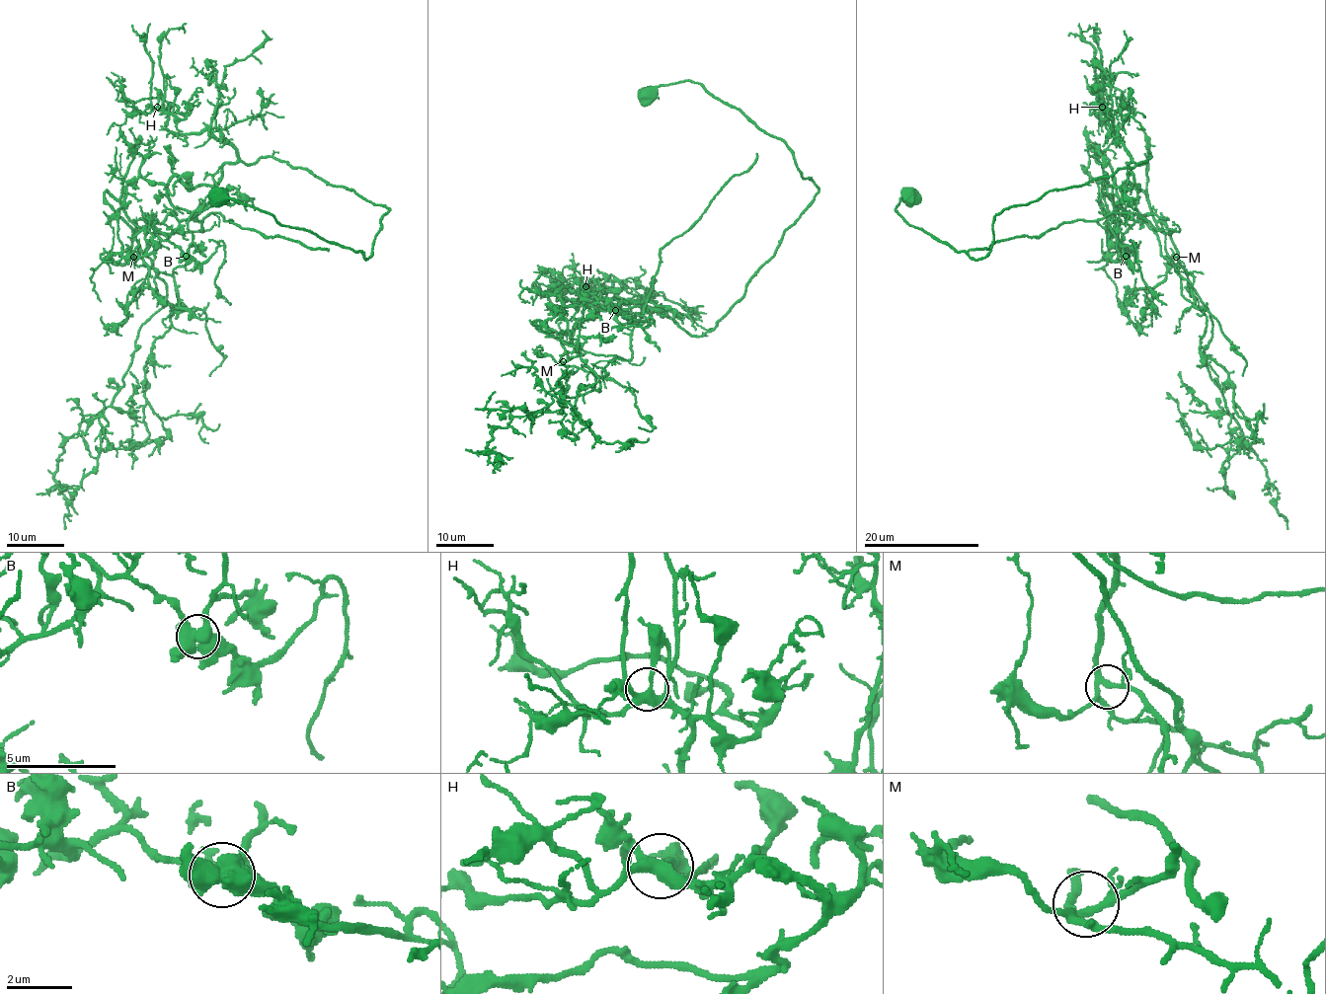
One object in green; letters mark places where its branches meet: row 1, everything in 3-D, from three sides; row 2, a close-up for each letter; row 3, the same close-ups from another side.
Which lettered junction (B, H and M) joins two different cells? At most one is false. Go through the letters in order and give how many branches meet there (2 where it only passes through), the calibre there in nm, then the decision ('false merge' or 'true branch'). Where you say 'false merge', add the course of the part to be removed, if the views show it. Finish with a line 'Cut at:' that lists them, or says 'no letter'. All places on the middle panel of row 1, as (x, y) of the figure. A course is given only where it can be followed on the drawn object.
B: branches 4; calibre 600 nm; false merge; course (614, 311), (587, 306), (560, 361), (579, 356), (600, 381), (573, 409), (595, 437), (531, 367), (501, 375)
H: branches 4; calibre 360 nm; true branch
M: branches 4; calibre 200 nm; true branch
Cut at: B

